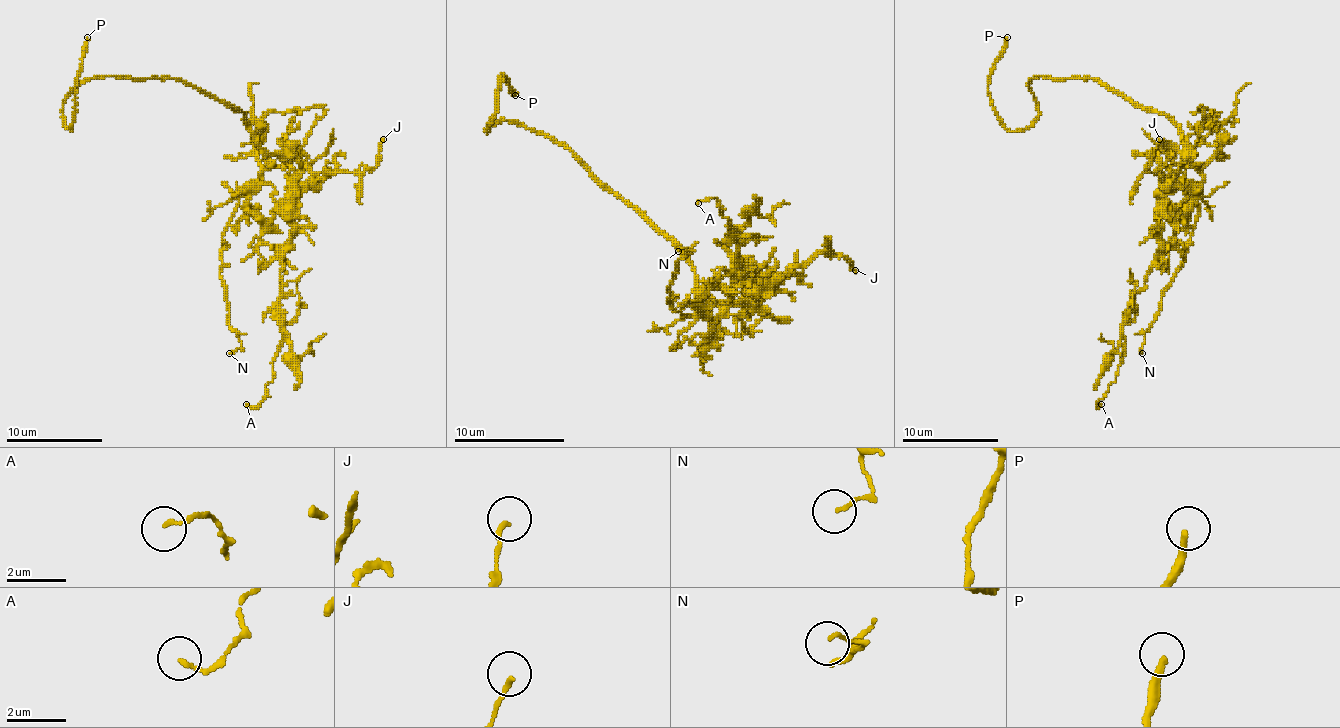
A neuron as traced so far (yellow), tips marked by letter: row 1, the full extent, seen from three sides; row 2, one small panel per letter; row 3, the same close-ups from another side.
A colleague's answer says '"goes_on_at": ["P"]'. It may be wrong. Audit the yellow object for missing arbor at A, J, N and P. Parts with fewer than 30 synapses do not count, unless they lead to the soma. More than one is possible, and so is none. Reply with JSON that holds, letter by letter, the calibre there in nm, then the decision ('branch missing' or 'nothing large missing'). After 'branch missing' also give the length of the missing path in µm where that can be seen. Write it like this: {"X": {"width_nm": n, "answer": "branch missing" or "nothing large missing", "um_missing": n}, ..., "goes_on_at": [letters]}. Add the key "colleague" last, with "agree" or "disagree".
{"A": {"width_nm": 130, "answer": "nothing large missing"}, "J": {"width_nm": 160, "answer": "nothing large missing"}, "N": {"width_nm": 110, "answer": "nothing large missing"}, "P": {"width_nm": 240, "answer": "branch missing", "um_missing": 50}, "goes_on_at": ["P"], "colleague": "agree"}

